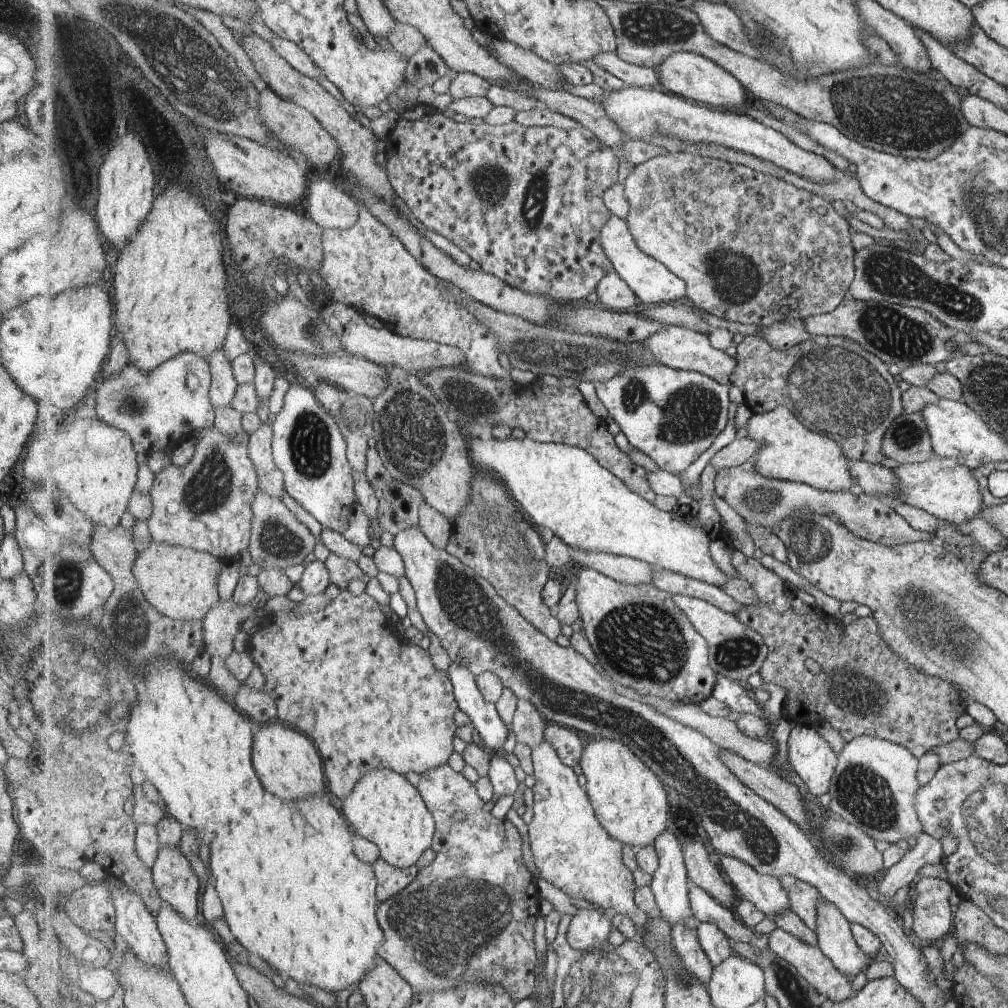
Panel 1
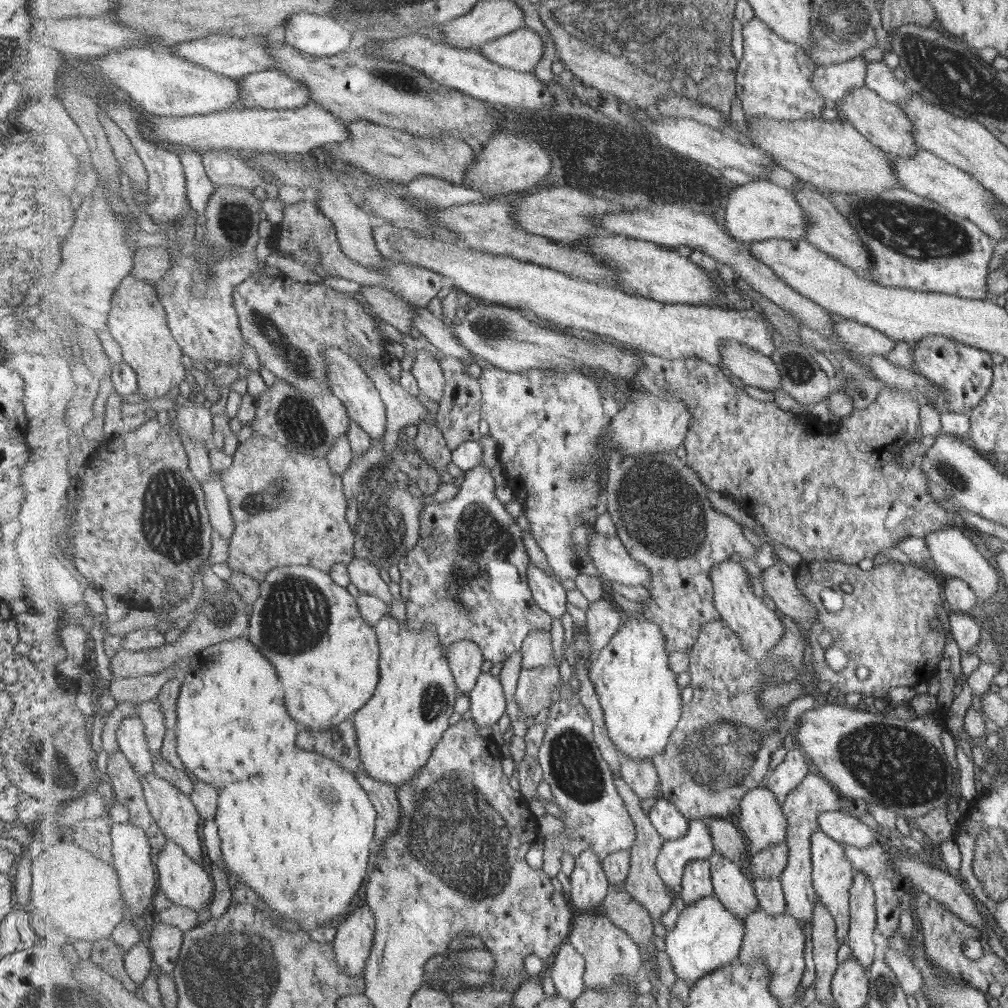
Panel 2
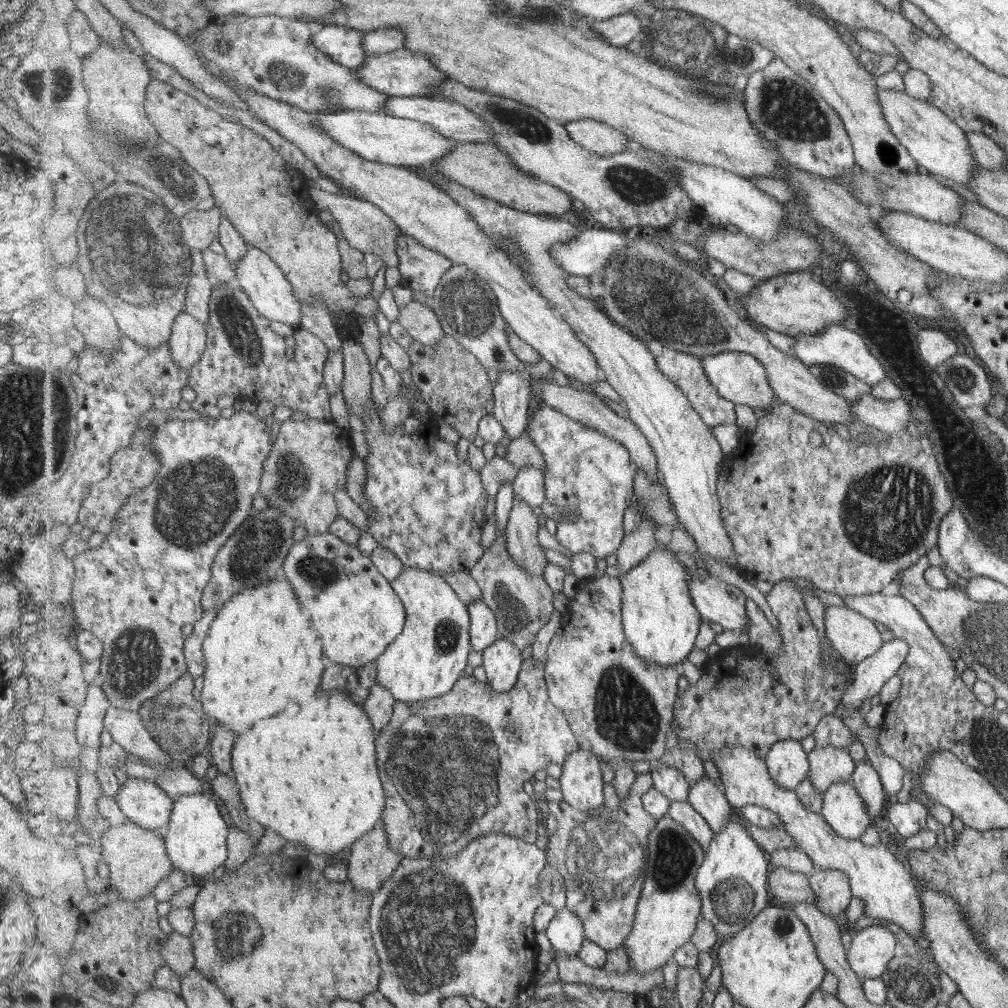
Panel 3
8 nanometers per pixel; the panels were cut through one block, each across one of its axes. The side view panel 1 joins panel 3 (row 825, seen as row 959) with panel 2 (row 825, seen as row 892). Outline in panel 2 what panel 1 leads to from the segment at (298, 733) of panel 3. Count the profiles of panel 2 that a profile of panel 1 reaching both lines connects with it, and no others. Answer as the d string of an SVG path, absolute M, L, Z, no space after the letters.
M287 748L283 758L275 762L275 770L241 780L237 786L231 782L231 786L217 789L219 802L213 819L220 830L223 861L229 871L243 878L246 887L265 896L265 900L271 896L269 900L275 900L273 908L289 916L289 920L309 922L307 929L328 925L337 916L351 912L355 896L359 896L365 878L369 877L367 866L376 845L378 818L370 795L352 770L323 754Z

